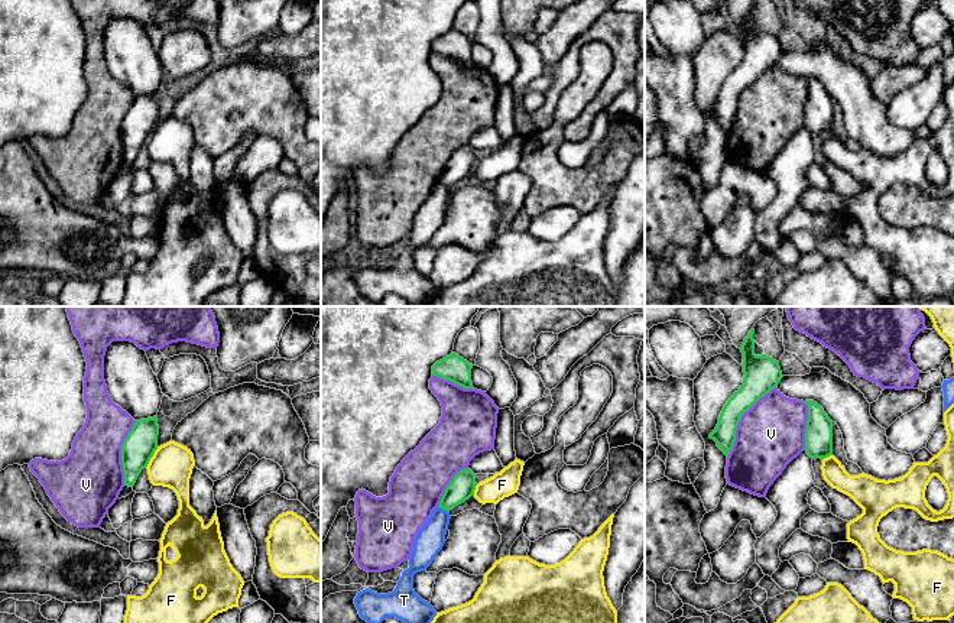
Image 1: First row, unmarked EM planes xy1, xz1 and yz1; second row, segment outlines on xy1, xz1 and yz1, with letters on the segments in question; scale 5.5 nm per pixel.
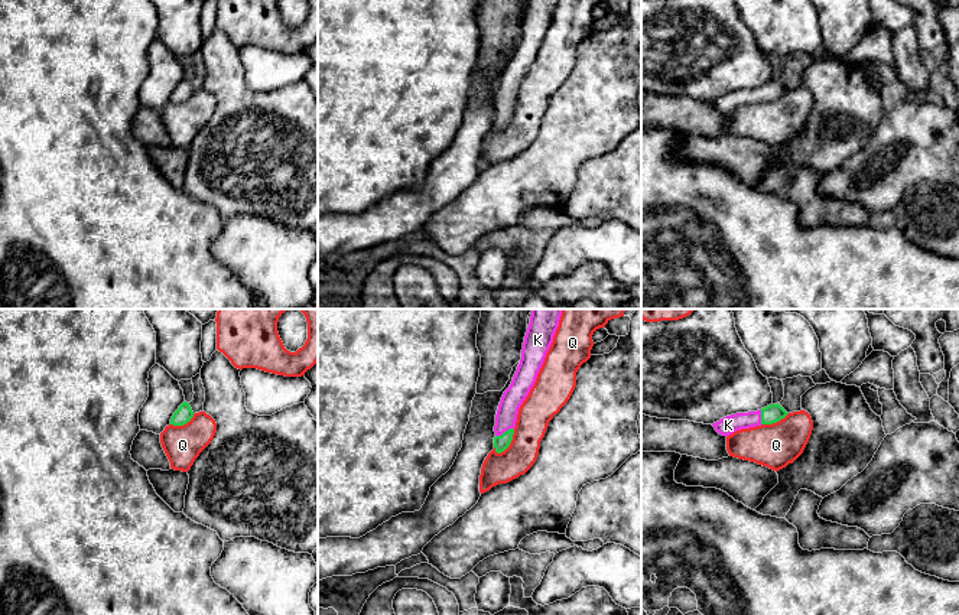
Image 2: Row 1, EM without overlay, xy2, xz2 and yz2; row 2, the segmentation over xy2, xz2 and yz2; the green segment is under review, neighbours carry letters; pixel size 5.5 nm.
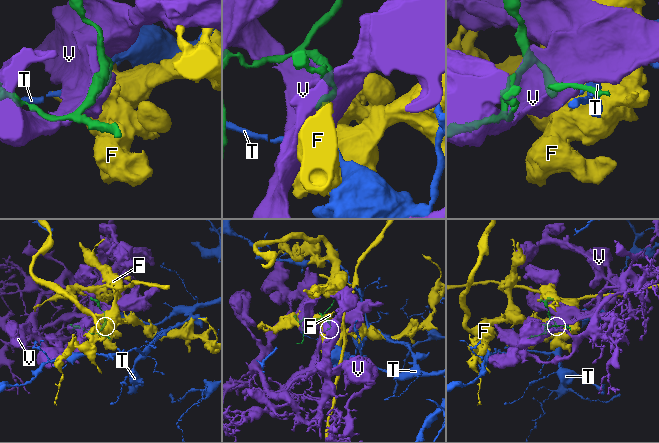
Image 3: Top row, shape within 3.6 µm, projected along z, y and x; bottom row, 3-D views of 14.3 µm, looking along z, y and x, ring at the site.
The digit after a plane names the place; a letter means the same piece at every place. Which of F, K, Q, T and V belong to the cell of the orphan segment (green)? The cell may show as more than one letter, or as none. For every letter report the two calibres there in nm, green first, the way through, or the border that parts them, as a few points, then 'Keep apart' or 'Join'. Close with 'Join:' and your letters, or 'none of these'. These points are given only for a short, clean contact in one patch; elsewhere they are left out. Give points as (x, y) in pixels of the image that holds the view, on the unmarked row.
F: Thickness 180 nm (green) against 240 nm. Boundary: xy1 (158, 123), (145, 143). Keep apart
K: Thickness 80 nm (green) against 120 nm. Path across: xz2 (501, 119), (504, 108), (504, 97), (513, 74). Join
Q: Thickness 80 nm (green) against 190 nm. Boundary: xz2 (514, 106), (511, 119), (497, 130). Keep apart
T: Thickness 150 nm (green) against 160 nm. Boundary: xz1 (438, 182), (448, 188). Keep apart
V: Thickness 170 nm (green) against 380 nm. Keep apart
Join: K

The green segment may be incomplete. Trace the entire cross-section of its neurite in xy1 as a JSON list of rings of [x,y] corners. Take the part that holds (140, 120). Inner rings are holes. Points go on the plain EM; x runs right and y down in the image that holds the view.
[[[158,93],[136,97],[121,121],[124,162],[133,163],[158,126]]]

